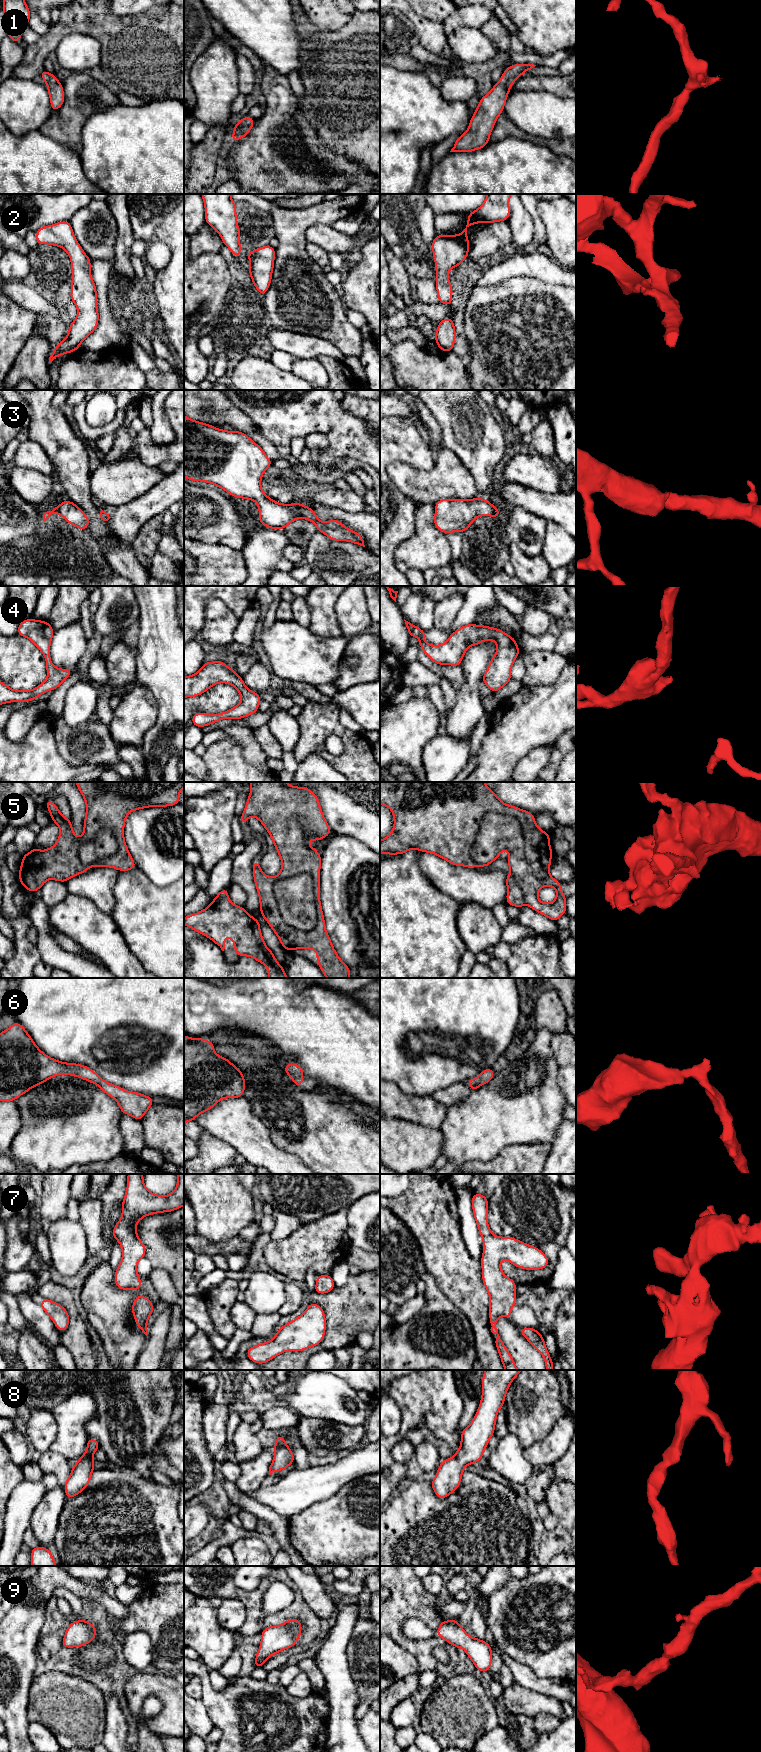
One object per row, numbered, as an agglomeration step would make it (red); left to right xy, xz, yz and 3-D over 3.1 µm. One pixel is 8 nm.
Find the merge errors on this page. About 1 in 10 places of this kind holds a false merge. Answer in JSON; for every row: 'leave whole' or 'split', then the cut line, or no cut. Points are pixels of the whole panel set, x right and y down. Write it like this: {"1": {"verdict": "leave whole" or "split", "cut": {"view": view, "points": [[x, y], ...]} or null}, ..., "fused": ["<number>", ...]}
{"1": {"verdict": "leave whole", "cut": null}, "2": {"verdict": "leave whole", "cut": null}, "3": {"verdict": "leave whole", "cut": null}, "4": {"verdict": "leave whole", "cut": null}, "5": {"verdict": "leave whole", "cut": null}, "6": {"verdict": "leave whole", "cut": null}, "7": {"verdict": "leave whole", "cut": null}, "8": {"verdict": "leave whole", "cut": null}, "9": {"verdict": "leave whole", "cut": null}, "fused": []}

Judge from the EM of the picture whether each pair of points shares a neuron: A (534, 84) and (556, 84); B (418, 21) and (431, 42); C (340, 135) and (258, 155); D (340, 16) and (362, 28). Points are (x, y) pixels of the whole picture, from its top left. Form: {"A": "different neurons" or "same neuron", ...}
{"A": "same neuron", "B": "same neuron", "C": "different neurons", "D": "different neurons"}

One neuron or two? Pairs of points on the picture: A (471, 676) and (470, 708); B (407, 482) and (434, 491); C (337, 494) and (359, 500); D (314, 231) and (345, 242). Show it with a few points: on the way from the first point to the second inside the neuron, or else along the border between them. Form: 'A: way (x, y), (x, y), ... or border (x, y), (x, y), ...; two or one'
A: way (472, 684), (470, 700); one
B: way (414, 484), (427, 487); one
C: way (342, 499), (354, 500); one
D: way (322, 235), (332, 241), (337, 241); one

